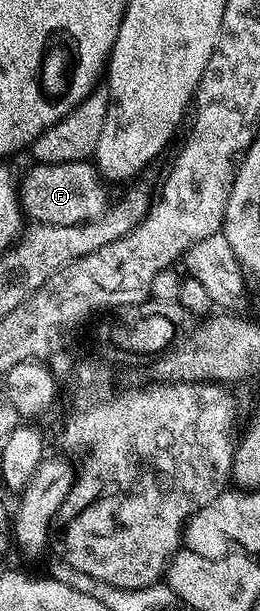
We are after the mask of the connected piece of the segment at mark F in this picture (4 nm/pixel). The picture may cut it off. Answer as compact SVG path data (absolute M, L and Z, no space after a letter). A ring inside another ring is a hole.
M94 162L35 163L31 175L27 175L17 187L17 203L22 214L31 218L32 224L73 225L98 220L105 211L104 205L91 203L91 194L101 184Z

